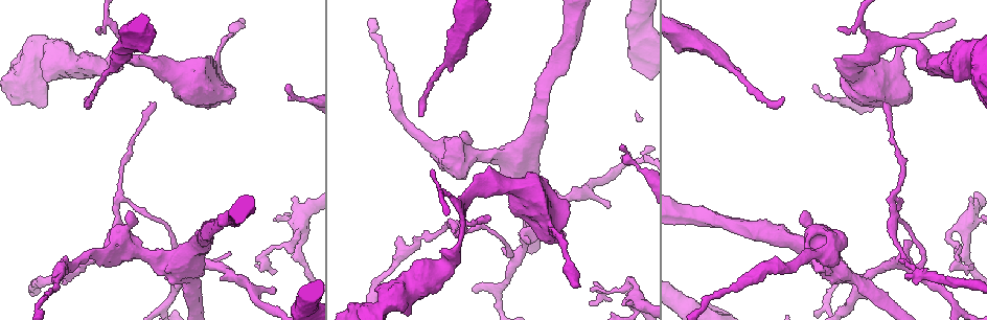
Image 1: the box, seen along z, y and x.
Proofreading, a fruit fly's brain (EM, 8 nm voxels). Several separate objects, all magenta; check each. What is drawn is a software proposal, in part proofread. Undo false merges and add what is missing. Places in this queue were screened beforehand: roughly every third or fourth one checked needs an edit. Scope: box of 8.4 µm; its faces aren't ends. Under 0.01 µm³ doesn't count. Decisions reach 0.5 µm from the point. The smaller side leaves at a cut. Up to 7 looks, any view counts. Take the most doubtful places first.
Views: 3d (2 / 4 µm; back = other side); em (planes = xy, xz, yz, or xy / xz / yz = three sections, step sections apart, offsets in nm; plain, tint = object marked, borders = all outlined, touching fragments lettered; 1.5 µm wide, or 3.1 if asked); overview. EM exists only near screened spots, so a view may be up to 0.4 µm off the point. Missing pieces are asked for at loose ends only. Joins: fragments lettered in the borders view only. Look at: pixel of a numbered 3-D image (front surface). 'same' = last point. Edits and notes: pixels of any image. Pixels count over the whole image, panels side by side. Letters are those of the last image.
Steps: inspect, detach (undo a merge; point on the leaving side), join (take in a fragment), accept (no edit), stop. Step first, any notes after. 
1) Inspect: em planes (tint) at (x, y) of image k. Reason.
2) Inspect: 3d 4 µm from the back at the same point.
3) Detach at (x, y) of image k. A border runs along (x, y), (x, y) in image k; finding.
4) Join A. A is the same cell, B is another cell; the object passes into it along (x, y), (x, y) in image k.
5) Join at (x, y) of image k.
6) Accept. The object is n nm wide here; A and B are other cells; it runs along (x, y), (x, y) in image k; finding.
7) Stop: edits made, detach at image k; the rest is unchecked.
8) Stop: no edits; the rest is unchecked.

Inspect: em yz step 4 (borders) at (87, 96) of image 1. Long arm stops here.

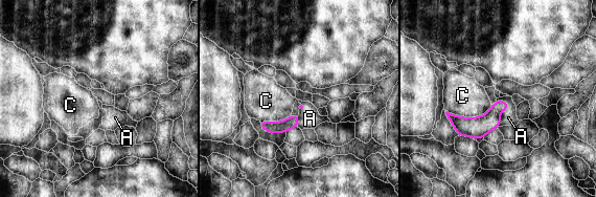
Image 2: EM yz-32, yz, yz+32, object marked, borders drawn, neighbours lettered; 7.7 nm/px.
Join A. The longest contact is with C, 360 nm; A is the same cell, C is another cell; it goes on there.

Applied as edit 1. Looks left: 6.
Inspect: overview.

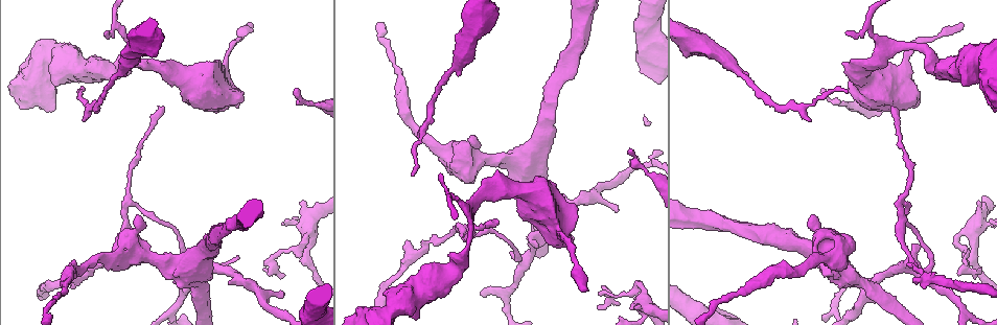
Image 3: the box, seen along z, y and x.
Inspect: 3d 4 µm at (902, 202) of image 3.

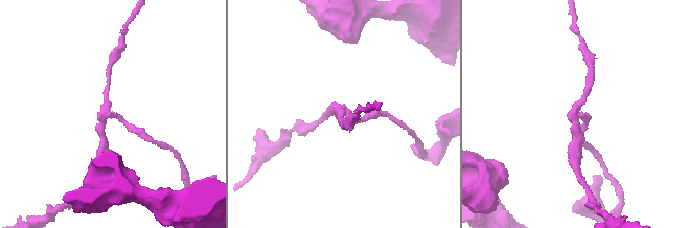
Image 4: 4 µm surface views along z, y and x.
Inspect: em planes (borders) at (341, 112) of image 4. 3 arms meet here; shape alone is not enough.

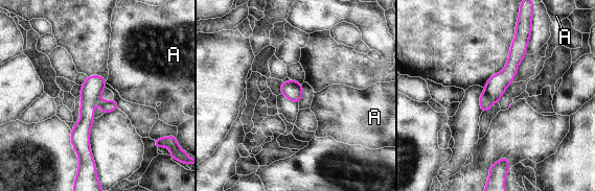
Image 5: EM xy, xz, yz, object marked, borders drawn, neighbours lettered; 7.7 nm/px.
Detach at (495, 88) of image 5. A is another cell; the part that leaves runs along (94, 77), (84, 125), (84, 157) in image 5; a second neuron is stuck on.

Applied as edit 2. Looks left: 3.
Inspect: 3d 4 µm from the back at (585, 292) of image 3. End of a long branch.

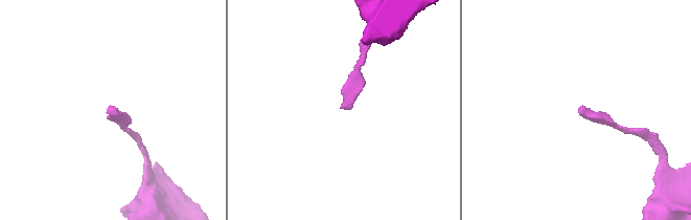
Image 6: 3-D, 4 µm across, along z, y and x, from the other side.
Inspect: em planes (borders) at (110, 108) of image 6.

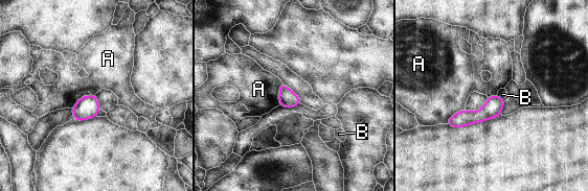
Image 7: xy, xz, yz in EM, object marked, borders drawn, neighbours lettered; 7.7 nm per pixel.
Accept. The longest contact is with A, 220 nm; A and B are other cells; it runs along (501, 103), (482, 115), (451, 122) in image 7; none of them fits.

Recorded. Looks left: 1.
Stop: edits made, join at image 2, detach at image 5; the rest is unchecked.

